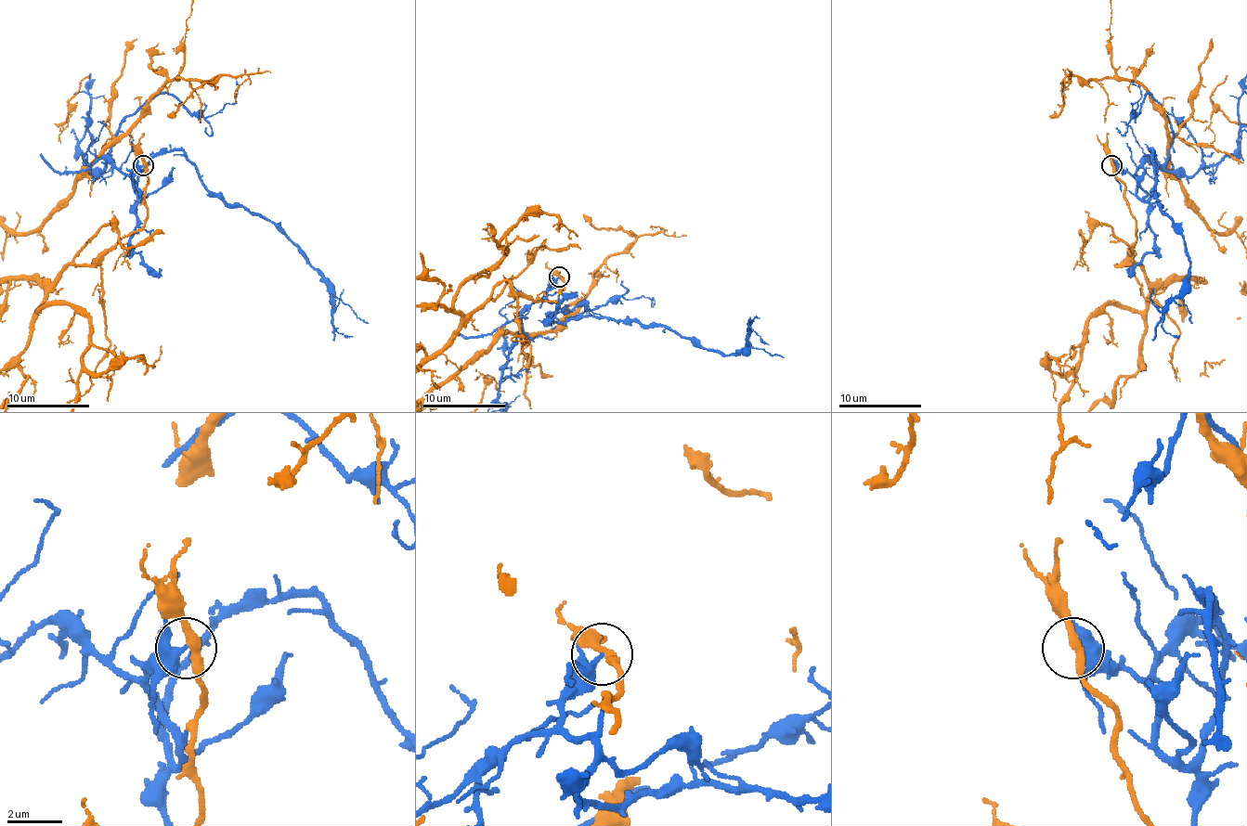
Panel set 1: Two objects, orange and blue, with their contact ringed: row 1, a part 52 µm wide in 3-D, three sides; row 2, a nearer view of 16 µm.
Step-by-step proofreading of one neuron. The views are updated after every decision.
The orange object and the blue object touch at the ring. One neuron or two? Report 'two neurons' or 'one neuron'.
two neurons

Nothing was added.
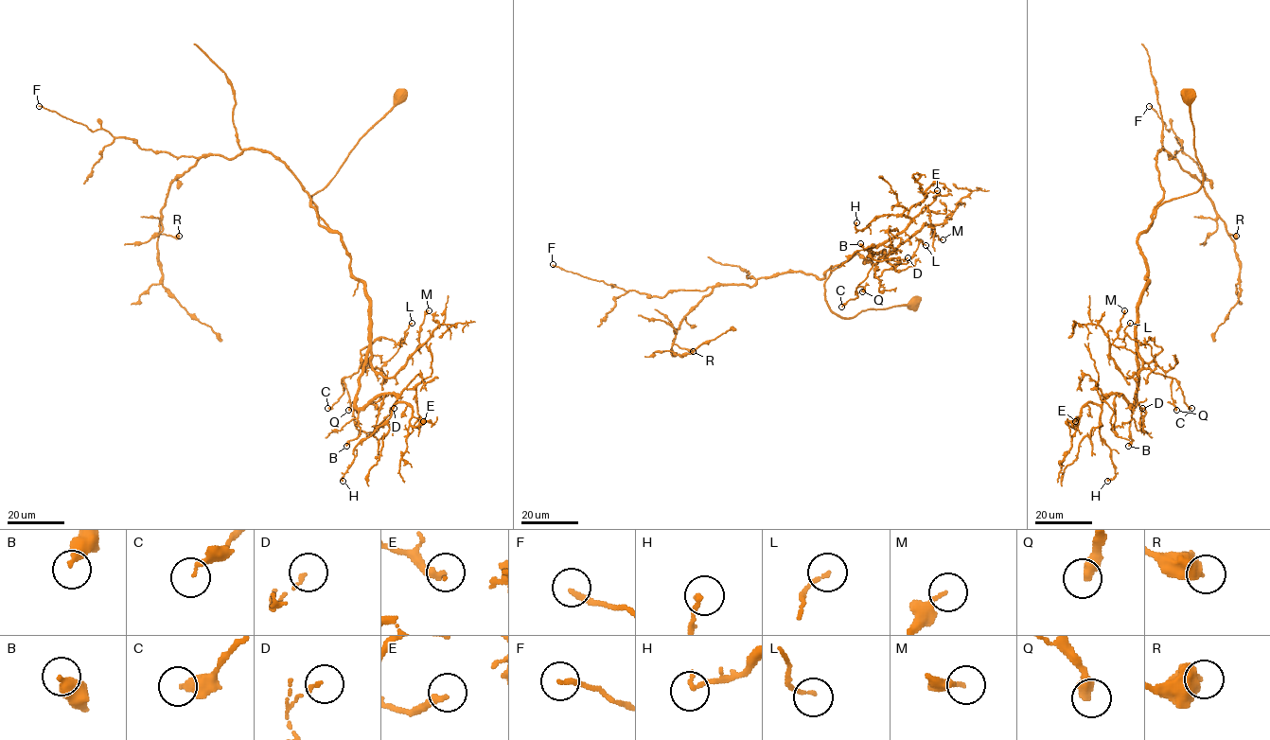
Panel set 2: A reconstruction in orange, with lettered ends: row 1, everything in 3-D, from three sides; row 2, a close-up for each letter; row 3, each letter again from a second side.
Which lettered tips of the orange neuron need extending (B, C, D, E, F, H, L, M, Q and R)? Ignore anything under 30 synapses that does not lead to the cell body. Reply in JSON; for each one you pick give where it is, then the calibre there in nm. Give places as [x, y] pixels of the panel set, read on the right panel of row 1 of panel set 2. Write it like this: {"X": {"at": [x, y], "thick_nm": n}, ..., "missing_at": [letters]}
{"missing_at": []}

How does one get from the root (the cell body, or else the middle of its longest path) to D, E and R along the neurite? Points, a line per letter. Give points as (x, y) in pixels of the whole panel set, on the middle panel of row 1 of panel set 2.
D: (911, 303), (841, 318), (824, 291), (855, 253), (873, 264), (882, 251), (870, 252), (908, 257)
E: (911, 303), (841, 318), (824, 283), (855, 253), (876, 264), (882, 251), (870, 249), (937, 190)
R: (911, 303), (841, 318), (825, 297), (829, 270), (716, 284), (675, 330), (673, 343), (693, 351)

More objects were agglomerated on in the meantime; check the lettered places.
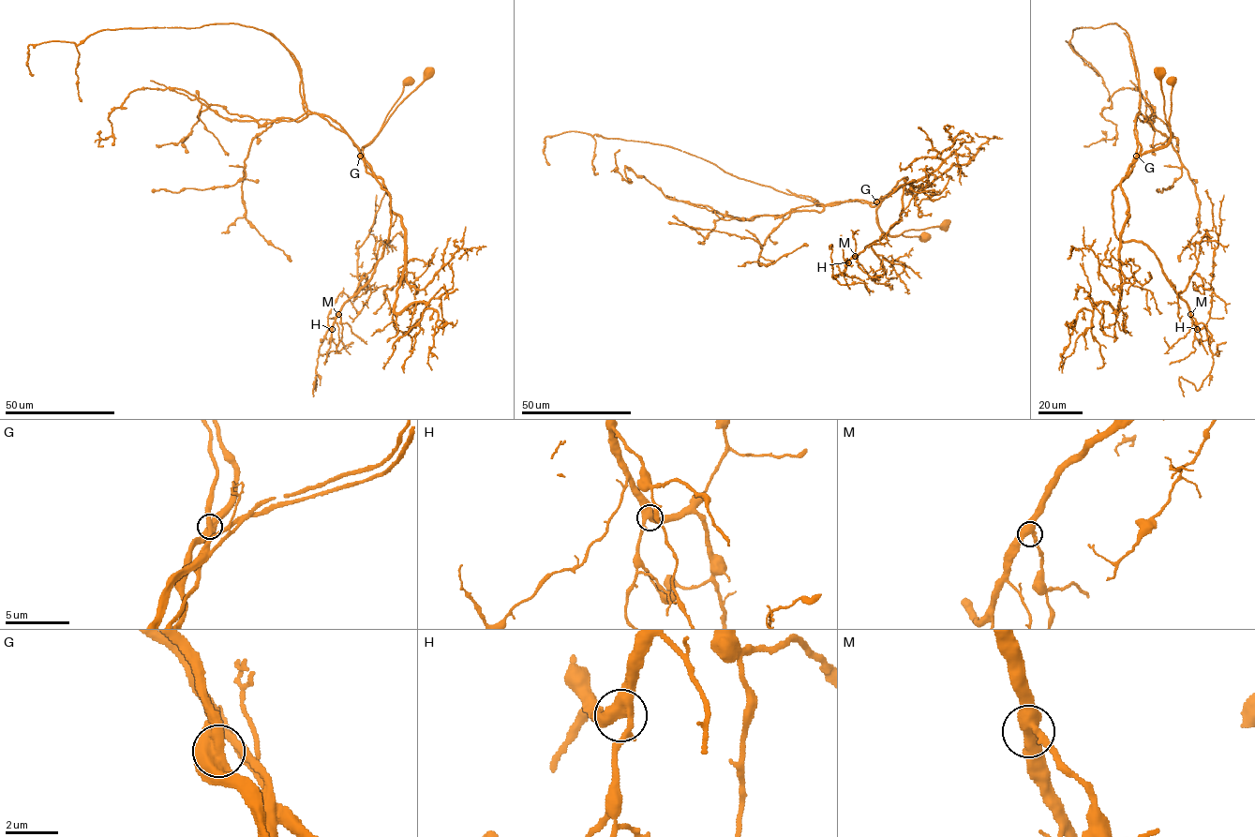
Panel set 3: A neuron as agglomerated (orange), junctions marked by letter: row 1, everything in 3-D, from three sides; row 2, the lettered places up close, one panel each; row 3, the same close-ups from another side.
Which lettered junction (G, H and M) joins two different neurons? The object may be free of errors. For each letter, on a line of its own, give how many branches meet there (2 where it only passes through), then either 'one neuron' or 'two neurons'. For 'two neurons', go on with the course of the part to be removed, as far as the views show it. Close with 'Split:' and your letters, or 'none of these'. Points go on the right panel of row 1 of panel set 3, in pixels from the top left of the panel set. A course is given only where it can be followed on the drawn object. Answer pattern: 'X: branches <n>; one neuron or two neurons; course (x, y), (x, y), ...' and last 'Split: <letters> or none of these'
G: branches 4; two neurons; course (1136, 156), (1139, 77), (1129, 36), (1115, 23), (1076, 28), (1069, 45), (1066, 40), (1099, 75)
H: branches 3; one neuron
M: branches 3; one neuron
Split: G

